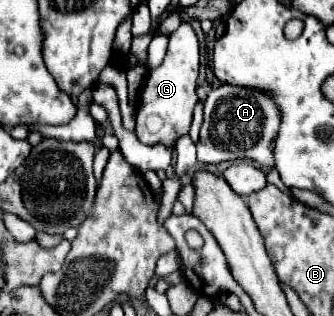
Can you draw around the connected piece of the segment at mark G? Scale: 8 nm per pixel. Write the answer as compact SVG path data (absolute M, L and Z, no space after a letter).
M180 25L168 43L166 57L160 67L150 69L146 83L140 93L136 107L136 135L144 145L166 145L174 147L176 139L186 135L192 125L192 111L198 101L196 79L198 79L198 37L190 25Z

